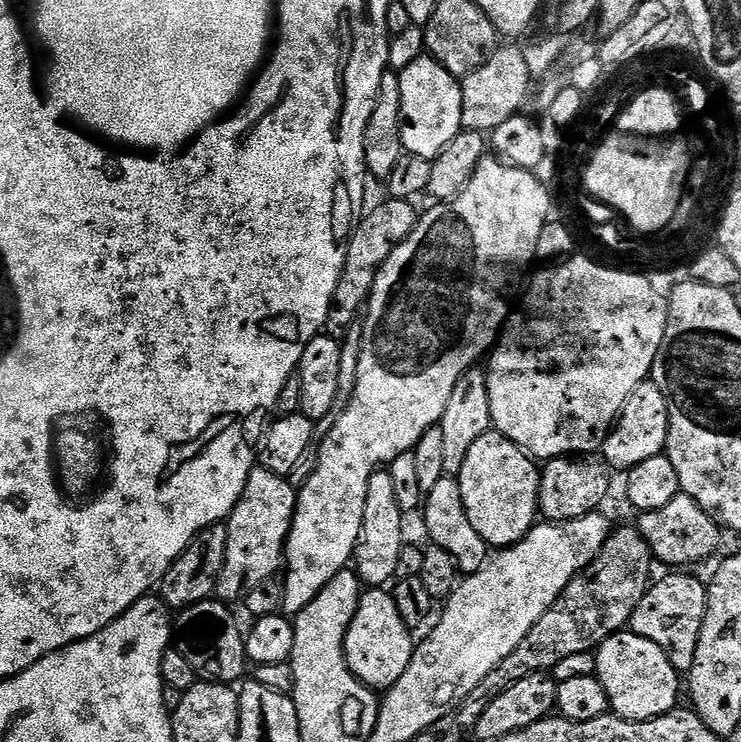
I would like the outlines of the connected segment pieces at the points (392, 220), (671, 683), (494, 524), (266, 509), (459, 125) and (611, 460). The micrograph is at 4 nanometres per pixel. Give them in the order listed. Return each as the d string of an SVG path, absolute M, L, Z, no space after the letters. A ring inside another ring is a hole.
M384 198L377 208L369 207L359 217L356 227L352 229L352 237L348 239L346 262L342 266L342 274L338 278L338 286L334 290L334 298L328 311L327 335L343 341L352 324L361 319L380 268L416 226L418 211L416 212L414 205L412 200Z
M621 630L600 643L595 649L594 674L602 682L608 695L611 711L624 720L653 720L677 707L676 699L682 696L682 680L666 654L654 642Z
M493 430L482 434L482 438L478 438L474 446L470 446L458 477L462 490L462 506L466 506L466 518L470 518L470 526L474 526L474 530L478 530L478 534L482 534L482 538L493 549L512 547L522 538L526 538L528 531L537 523L540 511L540 473L537 461L501 432Z
M263 466L253 467L244 493L227 518L226 566L220 575L216 596L221 601L244 598L248 592L277 575L285 563L284 547L292 529L296 513L297 489L292 489L291 479L274 474Z
M425 54L410 66L399 69L402 86L402 142L409 156L435 160L464 128L460 80L449 74L437 60Z
M643 380L634 390L634 394L630 394L626 406L620 411L620 419L605 438L602 459L617 473L627 474L634 466L639 466L655 456L665 455L669 434L670 410L666 394L657 386L655 380Z

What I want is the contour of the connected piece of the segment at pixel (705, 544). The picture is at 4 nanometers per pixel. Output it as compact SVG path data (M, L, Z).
M679 495L674 502L666 502L662 510L650 510L639 513L638 527L642 538L652 550L652 555L657 561L664 564L700 564L708 560L716 552L720 544L722 529L716 521L694 502L694 498L686 495Z

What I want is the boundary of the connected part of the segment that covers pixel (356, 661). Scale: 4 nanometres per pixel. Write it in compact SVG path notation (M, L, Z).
M368 588L360 597L344 643L346 662L356 679L373 690L392 688L394 682L406 674L413 647L413 633L408 631L406 622L402 622L395 595L384 588Z

